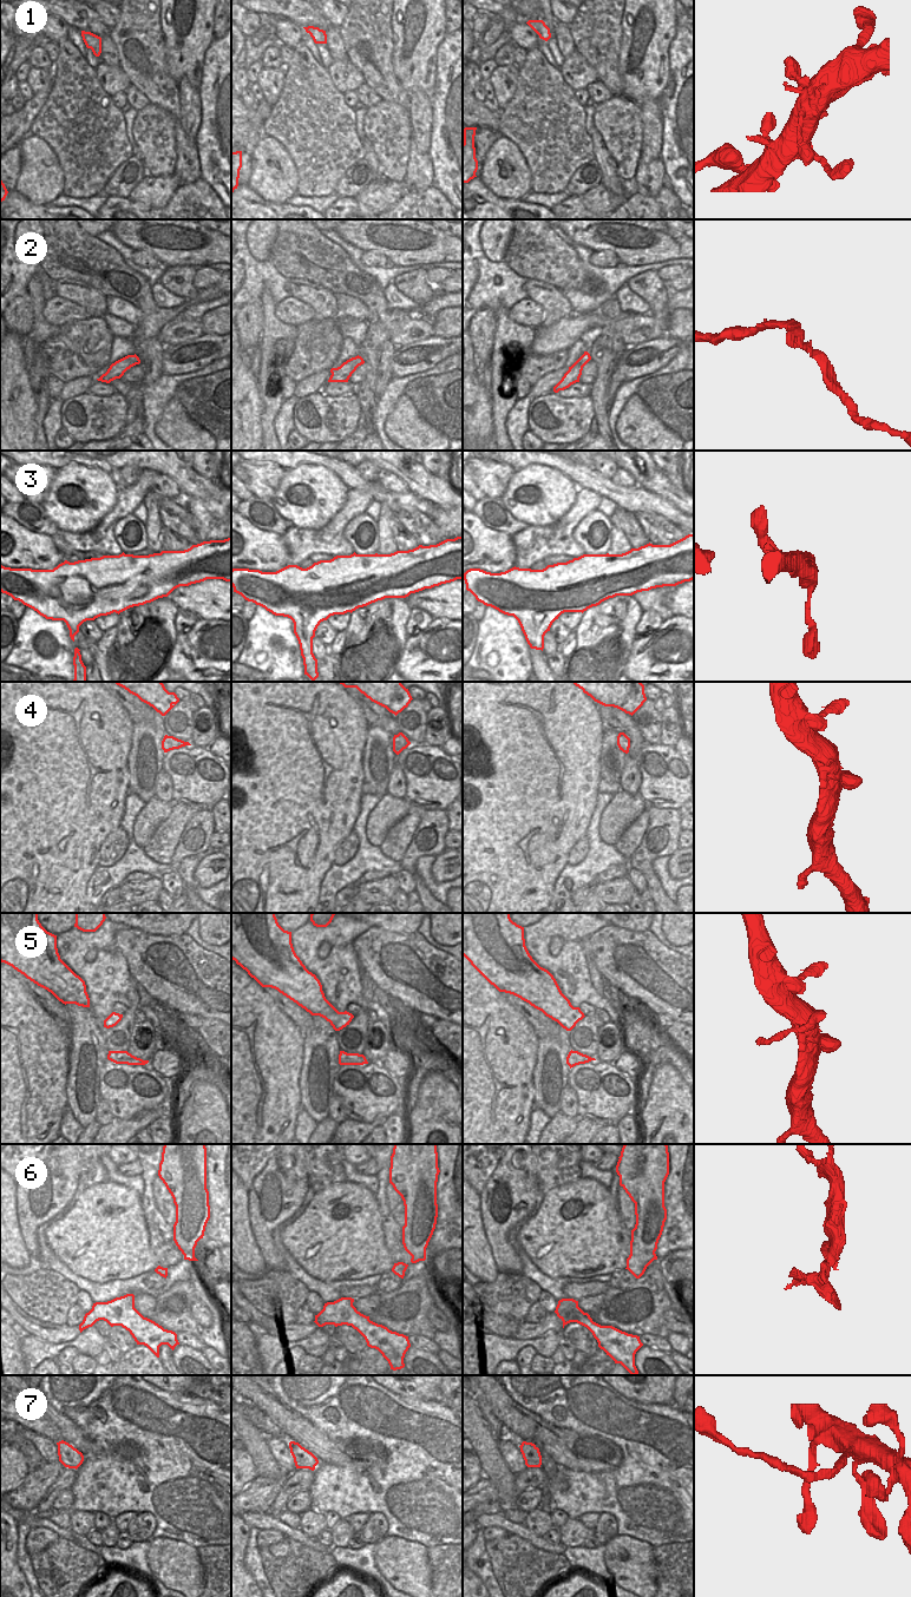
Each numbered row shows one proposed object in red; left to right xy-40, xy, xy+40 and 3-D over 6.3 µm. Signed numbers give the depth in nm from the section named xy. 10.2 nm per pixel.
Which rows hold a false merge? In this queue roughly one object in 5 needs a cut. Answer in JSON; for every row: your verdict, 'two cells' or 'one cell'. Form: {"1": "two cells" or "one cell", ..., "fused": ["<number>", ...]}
{"1": "one cell", "2": "one cell", "3": "one cell", "4": "one cell", "5": "two cells", "6": "one cell", "7": "two cells", "fused": ["5", "7"]}

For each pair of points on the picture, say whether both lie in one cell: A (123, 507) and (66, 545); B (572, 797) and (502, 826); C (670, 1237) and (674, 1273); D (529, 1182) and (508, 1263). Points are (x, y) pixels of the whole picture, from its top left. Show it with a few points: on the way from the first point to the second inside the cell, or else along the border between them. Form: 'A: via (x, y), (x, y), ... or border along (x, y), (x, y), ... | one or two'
A: via (109, 521), (90, 541), (80, 543) | one
B: via (555, 801), (526, 801), (519, 808) | one
C: border along (681, 1249), (676, 1249), (659, 1260) | two
D: via (528, 1203), (502, 1228), (502, 1242) | one

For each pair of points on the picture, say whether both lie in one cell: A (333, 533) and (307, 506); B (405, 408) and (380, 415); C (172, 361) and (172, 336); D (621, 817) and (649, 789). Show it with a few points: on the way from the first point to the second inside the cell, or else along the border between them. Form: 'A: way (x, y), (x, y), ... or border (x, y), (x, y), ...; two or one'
A: border (343, 505), (320, 528), (297, 527); two
B: border (404, 394), (399, 398), (385, 422), (387, 438); two
C: border (198, 336), (181, 343), (163, 344); two
D: border (638, 792), (648, 806); two

